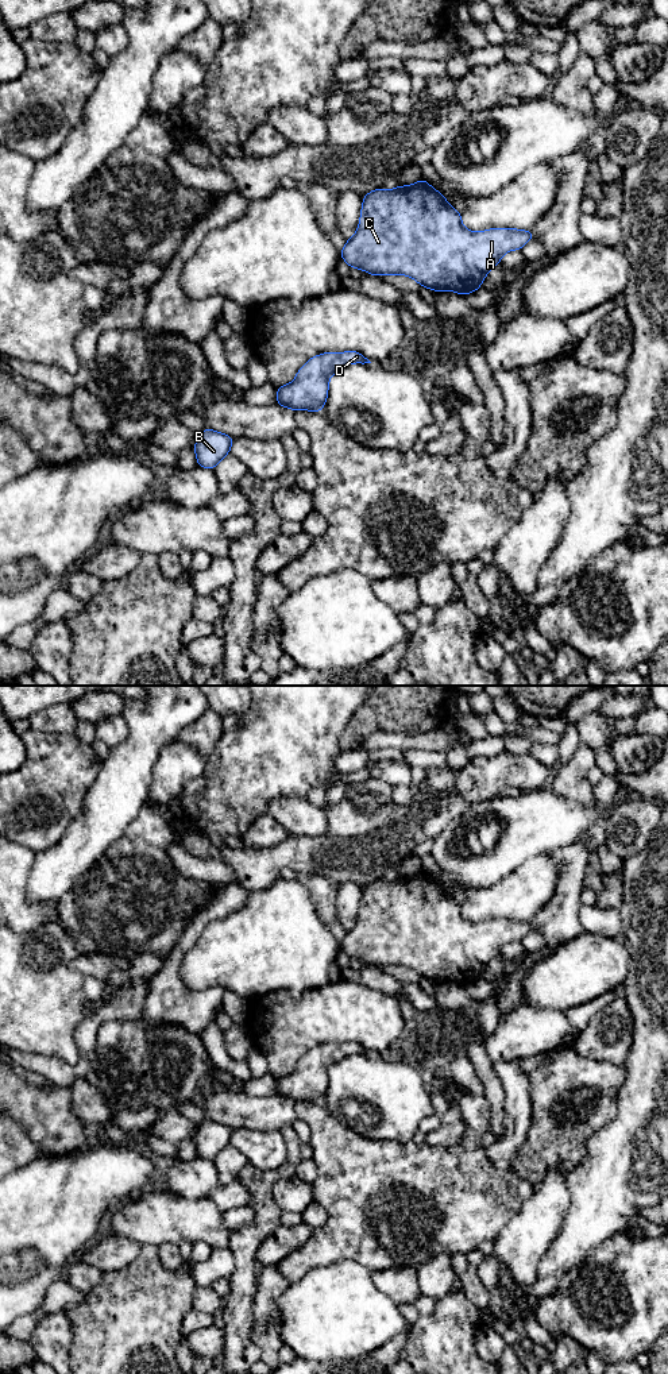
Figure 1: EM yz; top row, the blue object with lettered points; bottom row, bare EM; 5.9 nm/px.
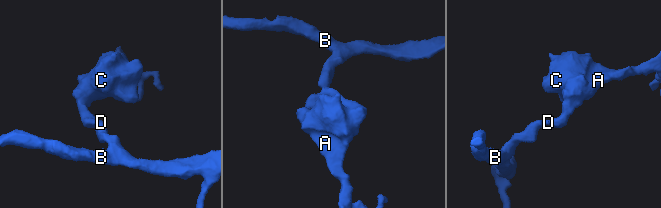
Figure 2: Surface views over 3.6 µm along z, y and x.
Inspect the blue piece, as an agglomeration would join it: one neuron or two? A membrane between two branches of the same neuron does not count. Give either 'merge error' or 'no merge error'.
no merge error

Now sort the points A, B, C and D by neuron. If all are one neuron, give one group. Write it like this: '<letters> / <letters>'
A B C D

